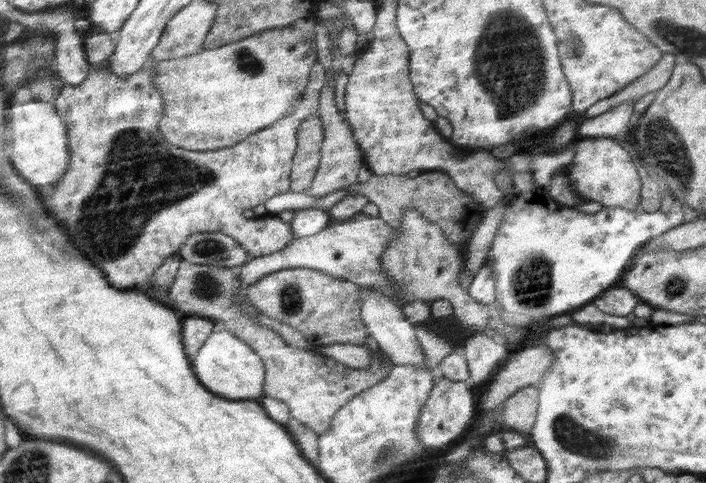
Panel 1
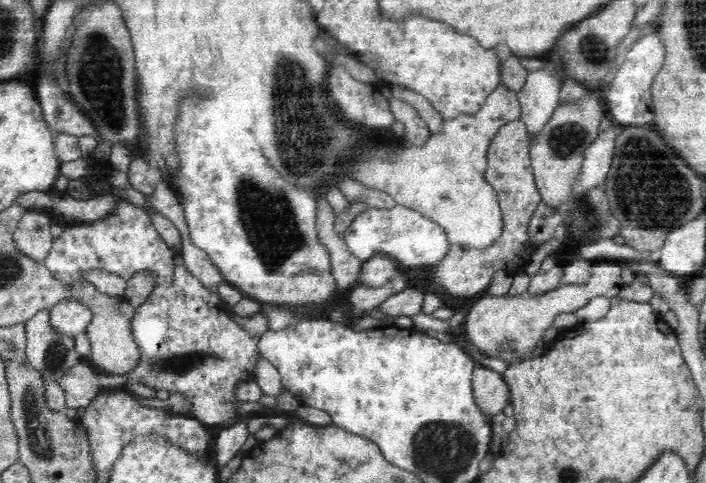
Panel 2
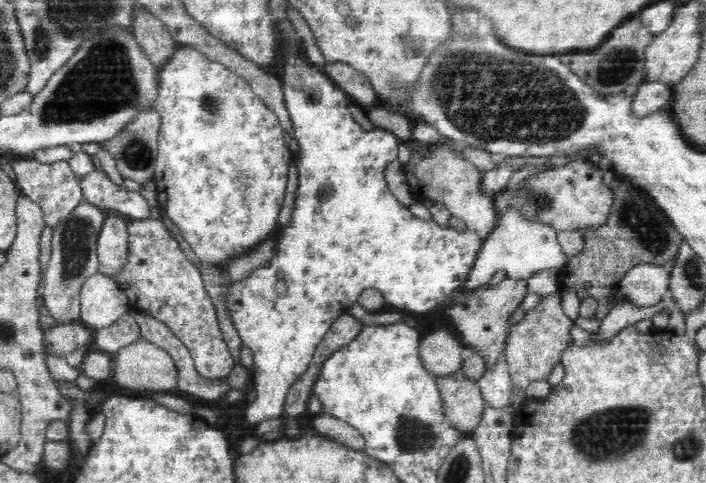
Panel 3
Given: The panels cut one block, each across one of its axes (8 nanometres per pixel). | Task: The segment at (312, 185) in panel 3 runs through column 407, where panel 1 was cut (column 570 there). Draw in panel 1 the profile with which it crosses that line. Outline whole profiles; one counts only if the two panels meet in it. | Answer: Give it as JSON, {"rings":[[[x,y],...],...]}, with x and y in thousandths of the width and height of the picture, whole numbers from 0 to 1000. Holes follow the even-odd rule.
{"rings":[[[765,383],[759,385],[759,393],[745,393],[731,404],[731,412],[717,420],[711,462],[703,476],[700,499],[688,526],[688,540],[703,584],[705,634],[751,658],[788,654],[841,621],[844,609],[861,600],[873,584],[873,576],[884,563],[890,538],[909,505],[969,464],[966,435],[941,441],[935,435],[912,439],[909,429],[898,435],[858,429],[843,441],[827,441],[810,433],[810,427],[788,418]]]}

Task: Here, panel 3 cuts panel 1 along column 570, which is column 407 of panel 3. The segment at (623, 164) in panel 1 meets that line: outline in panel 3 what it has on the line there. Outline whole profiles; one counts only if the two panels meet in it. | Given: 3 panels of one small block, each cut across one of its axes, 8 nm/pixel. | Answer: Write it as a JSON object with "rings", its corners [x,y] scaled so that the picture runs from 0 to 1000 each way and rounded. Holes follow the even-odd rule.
{"rings":[[[632,292],[602,300],[608,315],[605,321],[592,321],[589,313],[582,313],[574,346],[574,366],[591,418],[615,414],[629,422],[639,447],[657,455],[663,476],[673,476],[680,493],[687,495],[705,462],[703,431],[698,431],[700,410],[683,400],[680,381],[686,356],[654,325],[654,304],[660,300]]]}

